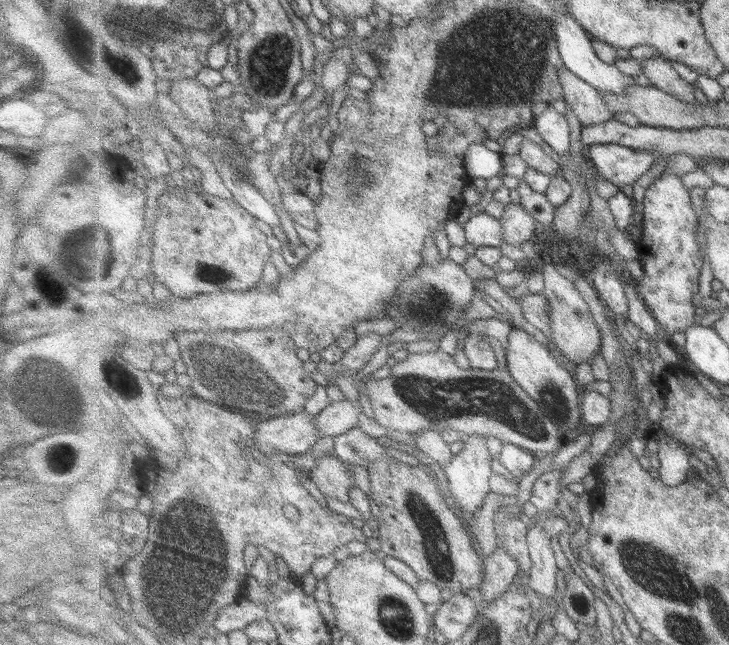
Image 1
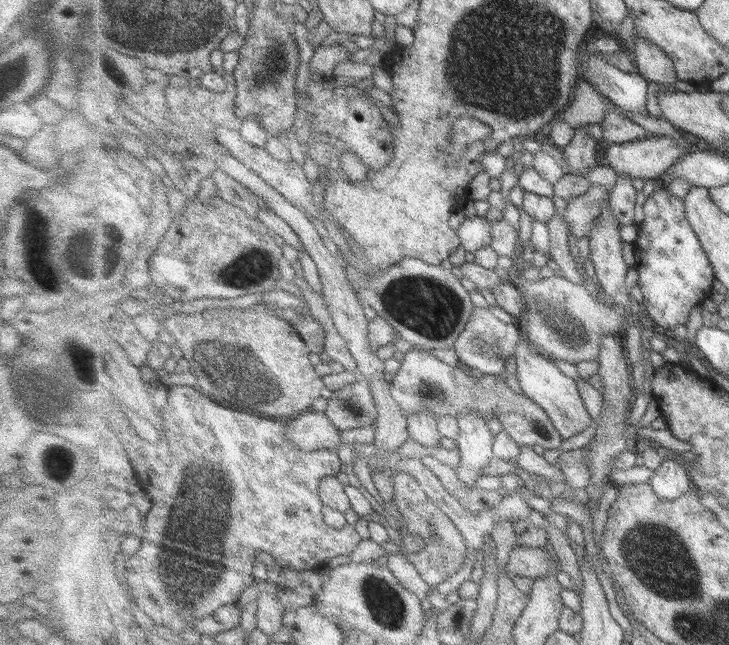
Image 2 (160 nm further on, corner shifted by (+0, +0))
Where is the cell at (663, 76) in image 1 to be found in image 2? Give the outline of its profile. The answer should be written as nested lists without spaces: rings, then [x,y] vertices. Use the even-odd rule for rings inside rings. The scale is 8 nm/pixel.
[[[645,37],[635,40],[632,54],[638,72],[647,81],[665,85],[673,90],[675,82],[679,81],[673,59],[658,44]]]

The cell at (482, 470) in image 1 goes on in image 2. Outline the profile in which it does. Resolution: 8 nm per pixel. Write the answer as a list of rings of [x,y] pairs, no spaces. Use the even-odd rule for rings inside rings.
[[[461,415],[457,420],[460,434],[455,444],[460,452],[460,462],[455,472],[468,487],[476,487],[475,480],[483,476],[481,470],[495,457],[495,437],[481,415]]]

